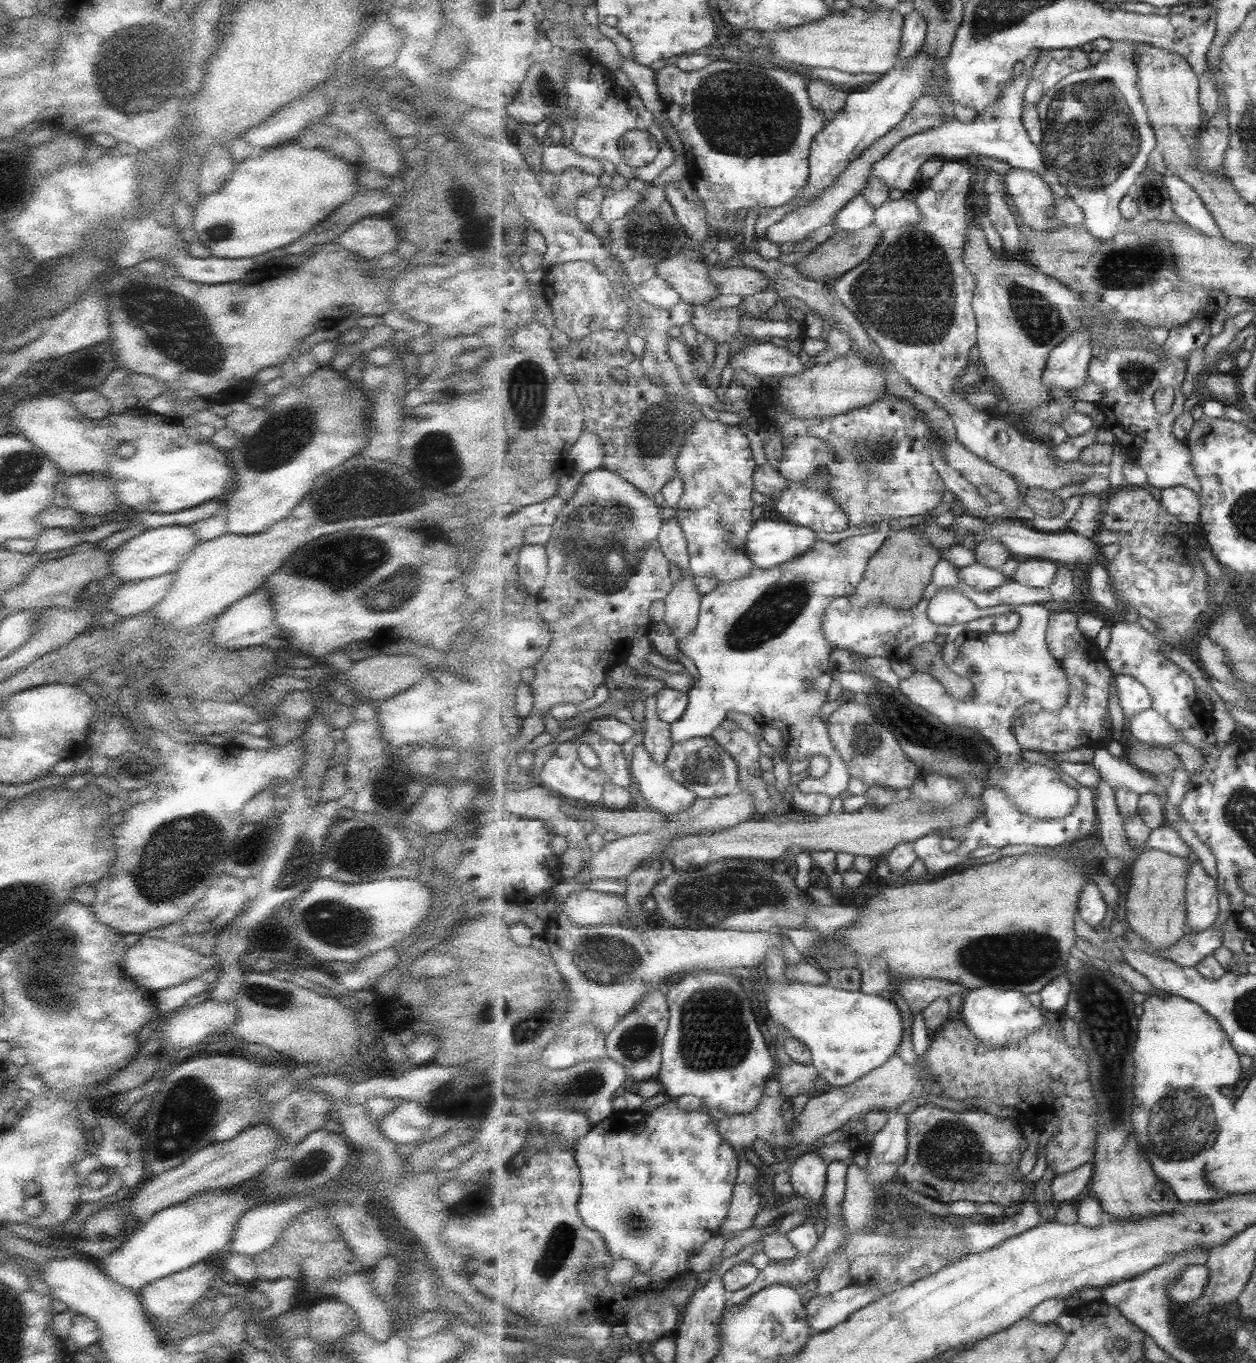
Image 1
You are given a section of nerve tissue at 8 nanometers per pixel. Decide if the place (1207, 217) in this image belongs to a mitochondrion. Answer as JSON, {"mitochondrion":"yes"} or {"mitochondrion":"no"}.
{"mitochondrion":"no"}

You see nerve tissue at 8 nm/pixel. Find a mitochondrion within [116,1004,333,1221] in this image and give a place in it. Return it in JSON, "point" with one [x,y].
{"point":[196,1105]}

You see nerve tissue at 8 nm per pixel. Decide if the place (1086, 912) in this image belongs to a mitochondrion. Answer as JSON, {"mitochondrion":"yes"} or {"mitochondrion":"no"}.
{"mitochondrion":"no"}

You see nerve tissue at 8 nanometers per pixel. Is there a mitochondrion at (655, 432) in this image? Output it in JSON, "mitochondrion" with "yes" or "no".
{"mitochondrion":"yes"}

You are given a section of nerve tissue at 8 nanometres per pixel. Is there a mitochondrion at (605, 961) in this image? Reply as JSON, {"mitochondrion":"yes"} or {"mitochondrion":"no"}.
{"mitochondrion":"yes"}

